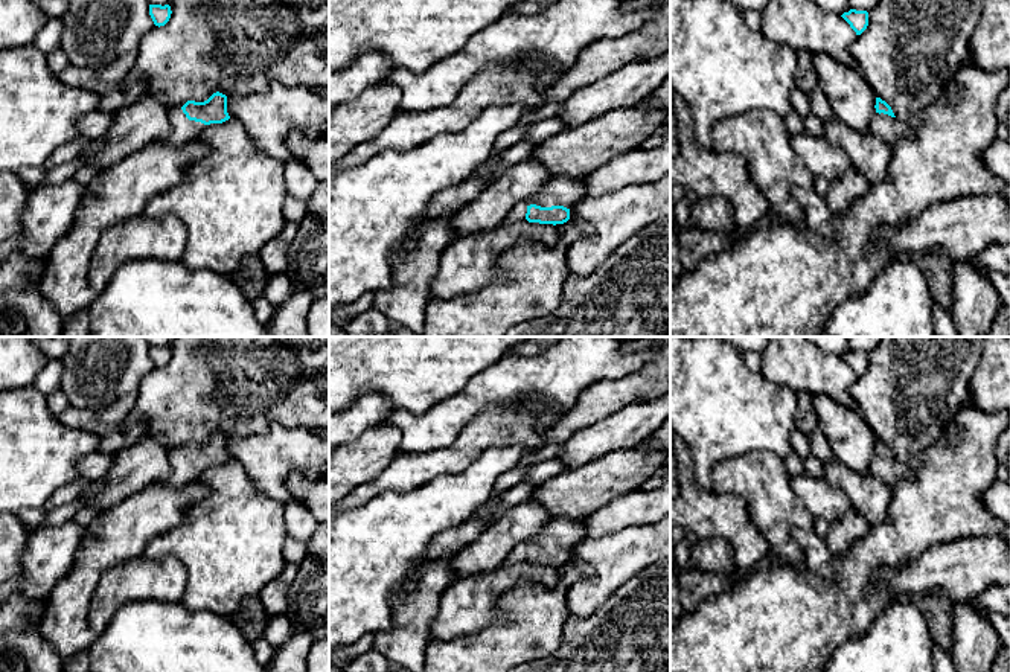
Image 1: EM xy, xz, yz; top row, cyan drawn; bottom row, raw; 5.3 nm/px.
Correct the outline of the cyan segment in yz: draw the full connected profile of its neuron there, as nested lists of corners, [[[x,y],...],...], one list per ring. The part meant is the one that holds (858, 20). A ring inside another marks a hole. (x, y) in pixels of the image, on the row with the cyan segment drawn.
[[[850,9],[849,12],[844,12],[841,17],[850,24],[856,35],[861,35],[868,26],[867,11]]]

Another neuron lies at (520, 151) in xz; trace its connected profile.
[[[523,139],[516,142],[513,146],[510,146],[509,149],[506,149],[501,154],[497,169],[492,172],[492,175],[486,181],[486,186],[492,181],[497,181],[510,166],[527,160],[536,146],[538,143]]]

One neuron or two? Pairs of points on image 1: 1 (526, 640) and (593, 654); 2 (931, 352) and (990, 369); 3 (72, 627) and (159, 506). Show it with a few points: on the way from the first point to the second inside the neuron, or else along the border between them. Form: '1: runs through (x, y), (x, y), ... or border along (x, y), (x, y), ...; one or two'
1: border along (570, 616), (564, 627), (561, 643), (546, 656); two
2: border along (981, 352), (968, 396); two
3: runs through (72, 595), (84, 575), (127, 532); one

